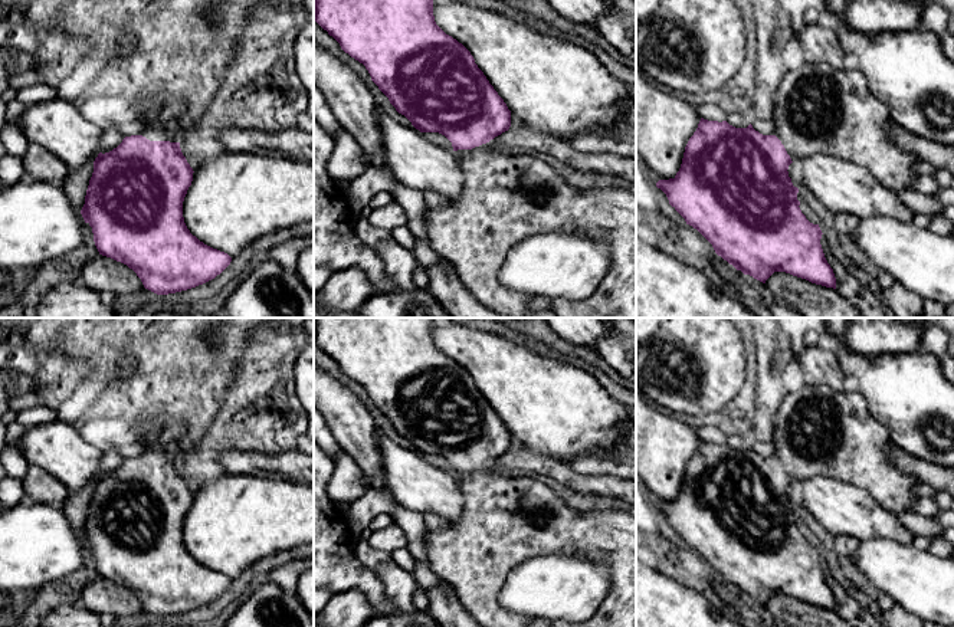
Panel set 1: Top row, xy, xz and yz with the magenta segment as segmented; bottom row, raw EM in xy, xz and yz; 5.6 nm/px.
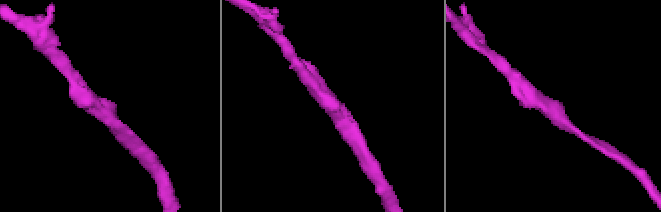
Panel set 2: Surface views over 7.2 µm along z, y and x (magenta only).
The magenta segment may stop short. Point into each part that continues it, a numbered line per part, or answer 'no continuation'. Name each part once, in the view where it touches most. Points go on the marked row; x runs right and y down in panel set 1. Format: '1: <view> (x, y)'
1: xz (504, 199)

